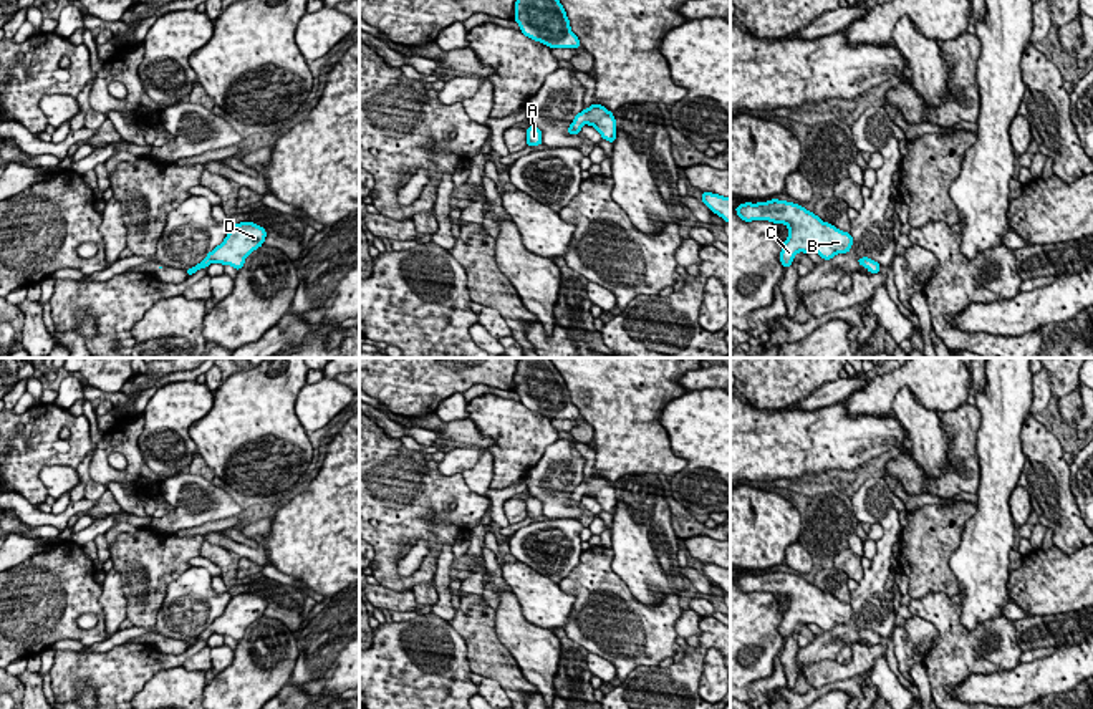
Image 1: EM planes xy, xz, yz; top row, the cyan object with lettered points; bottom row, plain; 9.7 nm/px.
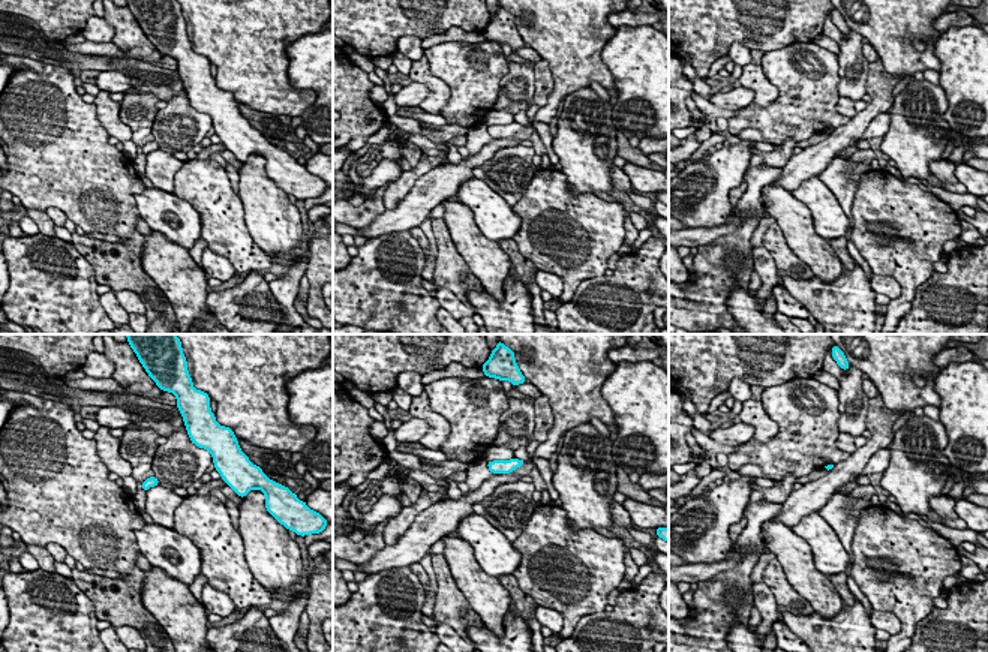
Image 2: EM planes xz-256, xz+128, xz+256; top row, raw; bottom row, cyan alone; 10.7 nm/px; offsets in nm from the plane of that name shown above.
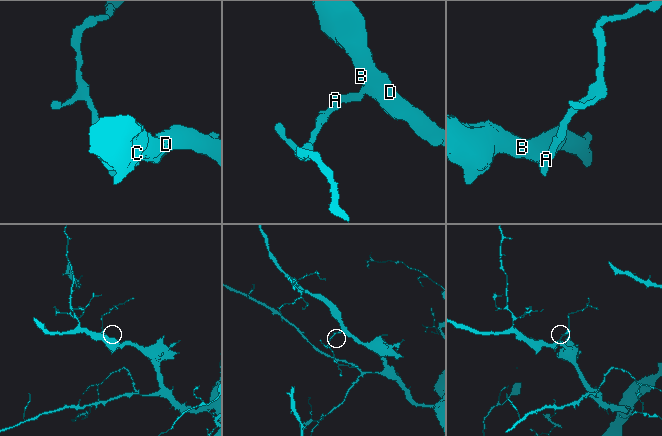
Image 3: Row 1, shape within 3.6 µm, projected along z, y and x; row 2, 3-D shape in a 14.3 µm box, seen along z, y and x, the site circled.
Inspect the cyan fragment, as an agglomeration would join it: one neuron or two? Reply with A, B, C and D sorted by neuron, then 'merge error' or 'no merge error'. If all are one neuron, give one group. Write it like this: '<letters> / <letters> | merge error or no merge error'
A B C D | no merge error

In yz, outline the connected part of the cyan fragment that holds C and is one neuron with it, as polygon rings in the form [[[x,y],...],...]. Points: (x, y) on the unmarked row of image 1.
[[[778,570],[757,575],[745,573],[737,576],[735,583],[744,593],[768,591],[788,598],[788,610],[783,613],[778,628],[785,639],[792,636],[798,623],[815,623],[823,631],[830,631],[838,625],[848,625],[853,616],[850,603],[823,593],[818,586],[793,573]]]

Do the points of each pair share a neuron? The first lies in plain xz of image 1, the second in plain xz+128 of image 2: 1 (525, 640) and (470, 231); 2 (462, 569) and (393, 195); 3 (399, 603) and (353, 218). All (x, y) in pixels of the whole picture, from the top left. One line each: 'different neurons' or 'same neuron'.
1: same neuron
2: different neurons
3: same neuron

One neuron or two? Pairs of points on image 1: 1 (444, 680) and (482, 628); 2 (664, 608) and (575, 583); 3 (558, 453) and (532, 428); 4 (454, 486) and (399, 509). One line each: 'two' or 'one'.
1: two
2: one
3: two
4: one

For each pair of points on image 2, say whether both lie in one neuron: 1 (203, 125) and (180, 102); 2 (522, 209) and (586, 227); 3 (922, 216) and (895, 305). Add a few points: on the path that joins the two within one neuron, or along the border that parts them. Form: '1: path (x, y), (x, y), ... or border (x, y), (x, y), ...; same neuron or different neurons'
1: path (197, 119), (186, 108); same neuron
2: path (538, 209), (570, 221); same neuron
3: path (916, 239), (916, 246), (910, 252), (909, 284); same neuron

